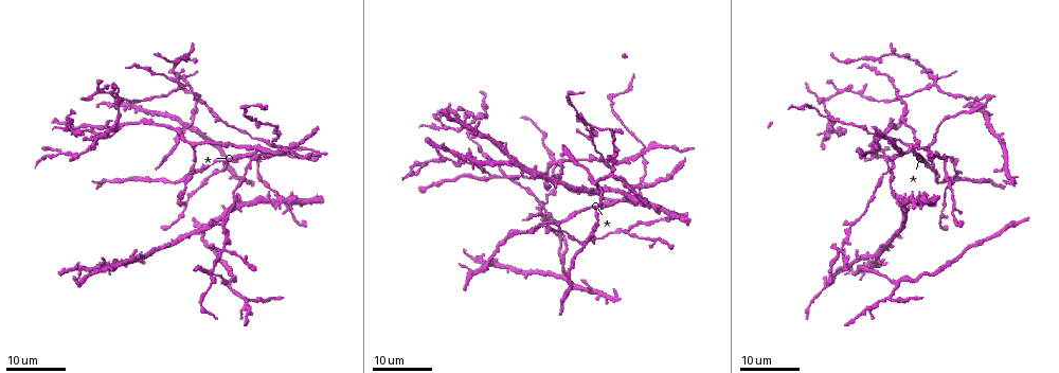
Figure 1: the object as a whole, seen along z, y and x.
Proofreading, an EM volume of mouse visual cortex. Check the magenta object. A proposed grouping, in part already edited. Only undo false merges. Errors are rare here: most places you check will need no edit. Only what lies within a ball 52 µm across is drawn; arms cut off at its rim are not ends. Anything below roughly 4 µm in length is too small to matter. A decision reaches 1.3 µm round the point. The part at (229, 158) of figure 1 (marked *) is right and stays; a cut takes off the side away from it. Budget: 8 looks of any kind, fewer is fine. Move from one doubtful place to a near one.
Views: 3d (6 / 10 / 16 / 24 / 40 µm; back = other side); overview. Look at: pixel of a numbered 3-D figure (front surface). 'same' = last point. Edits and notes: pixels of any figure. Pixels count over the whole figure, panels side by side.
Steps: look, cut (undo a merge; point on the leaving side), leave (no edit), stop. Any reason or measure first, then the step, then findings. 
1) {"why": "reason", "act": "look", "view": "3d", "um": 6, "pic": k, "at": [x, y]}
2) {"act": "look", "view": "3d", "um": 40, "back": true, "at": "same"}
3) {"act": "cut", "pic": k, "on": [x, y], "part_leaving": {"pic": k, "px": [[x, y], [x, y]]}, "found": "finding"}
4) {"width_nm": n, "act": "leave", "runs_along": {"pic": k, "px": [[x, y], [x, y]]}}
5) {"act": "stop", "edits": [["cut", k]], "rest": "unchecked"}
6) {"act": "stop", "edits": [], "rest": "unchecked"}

{"why": "branch point", "act": "look", "view": "3d", "um": 24, "pic": 1, "at": [933, 82]}

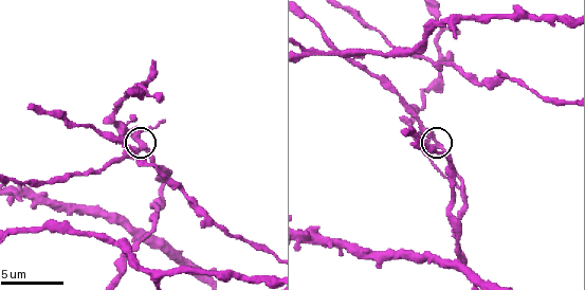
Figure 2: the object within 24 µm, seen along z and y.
{"act": "look", "view": "3d", "um": 10, "pic": 2, "at": [141, 148]}

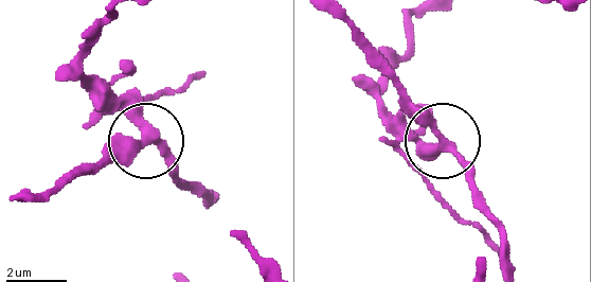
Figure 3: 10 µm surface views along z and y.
{"side_arm_um": 25, "act": "leave", "runs_along": {"pic": 3, "px": [[505, 266], [503, 228], [467, 168], [443, 139], [394, 137]]}, "found": "one neuron here"}

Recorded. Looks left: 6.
{"why": "four or more arms meet", "act": "look", "view": "3d", "um": 16, "pic": 1, "at": [109, 133]}

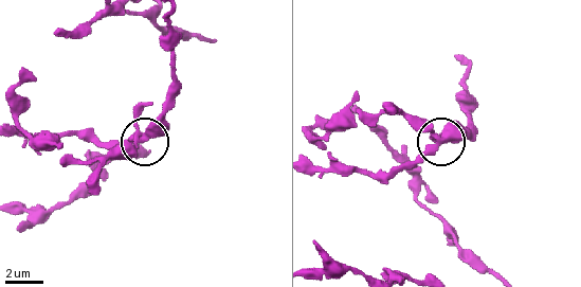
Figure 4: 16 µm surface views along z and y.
{"act": "look", "view": "3d", "um": 10, "pic": 4, "at": [437, 134]}

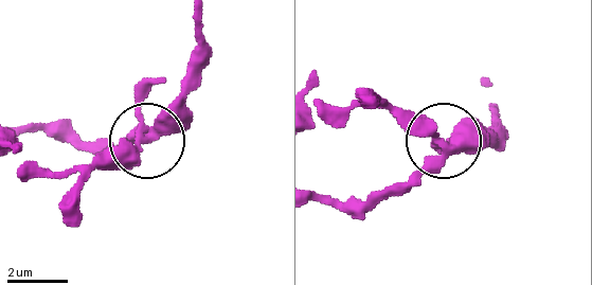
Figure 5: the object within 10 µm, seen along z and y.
{"act": "leave", "found": "continuous, no second neuron"}

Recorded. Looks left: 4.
{"why": "sudden change in width", "act": "look", "view": "3d", "um": 16, "pic": 1, "at": [902, 199]}

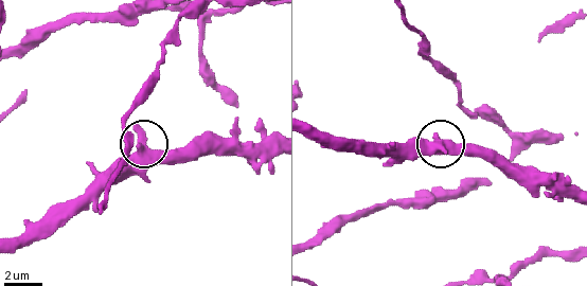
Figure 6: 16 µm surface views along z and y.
{"act": "look", "view": "3d", "um": 10, "pic": 6, "at": [434, 134]}

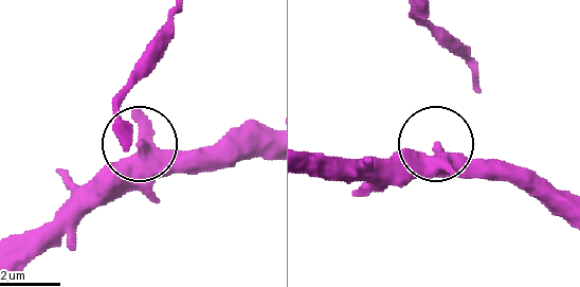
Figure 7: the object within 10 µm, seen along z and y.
{"width_nm": 320, "act": "leave", "found": "one neuron here"}

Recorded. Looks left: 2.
{"why": "four or more arms meet", "act": "look", "view": "3d", "um": 24, "pic": 1, "at": [590, 127]}

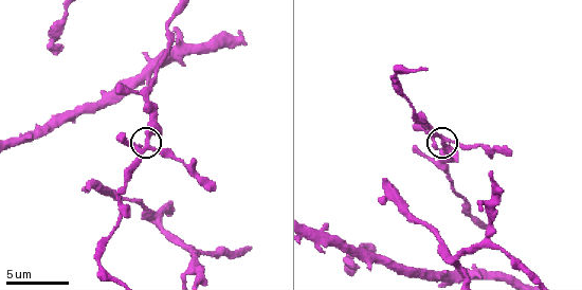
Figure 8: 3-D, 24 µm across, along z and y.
{"why": "closer look", "act": "look", "view": "3d", "um": 10, "pic": 8, "at": [147, 148]}

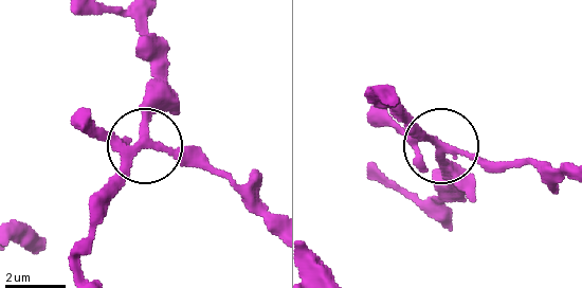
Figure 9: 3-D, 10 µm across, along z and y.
{"act": "leave", "runs_along": {"pic": 9, "px": [[150, 16], [152, 114], [145, 138], [203, 158]]}, "found": "one neuron here"}

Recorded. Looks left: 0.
{"act": "stop", "edits": [], "rest": "unchecked"}

